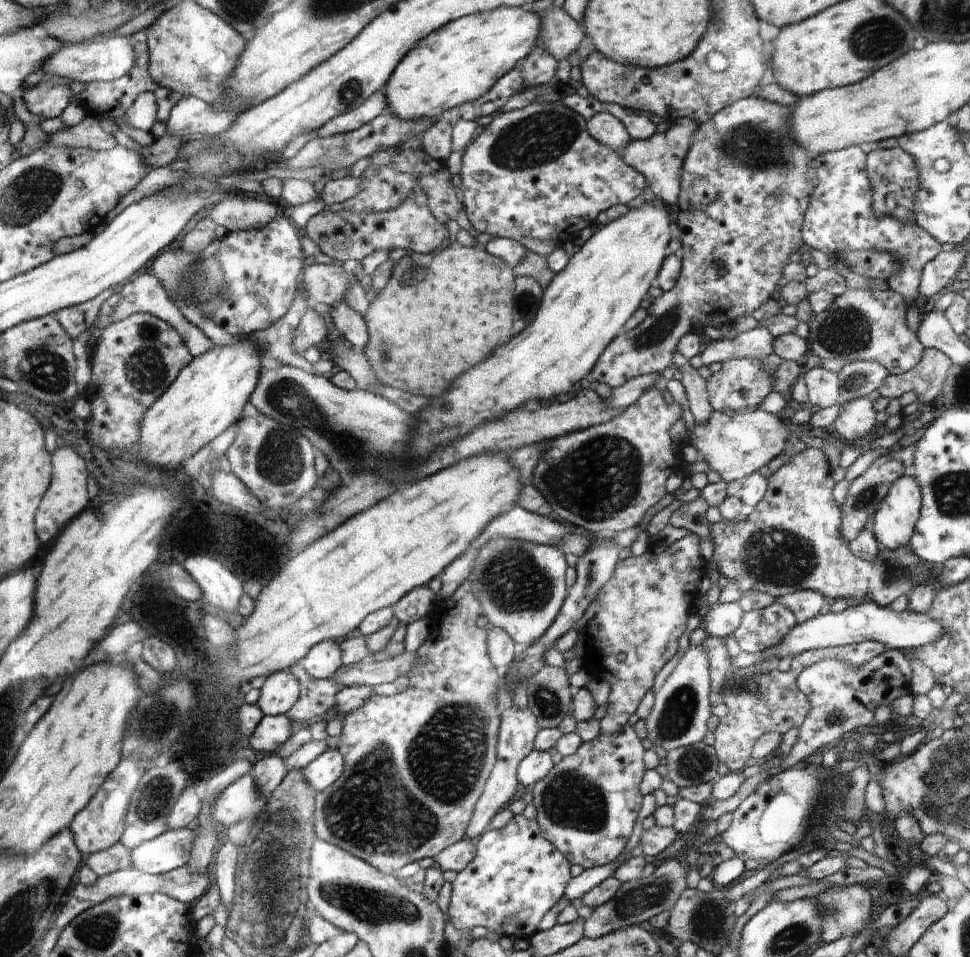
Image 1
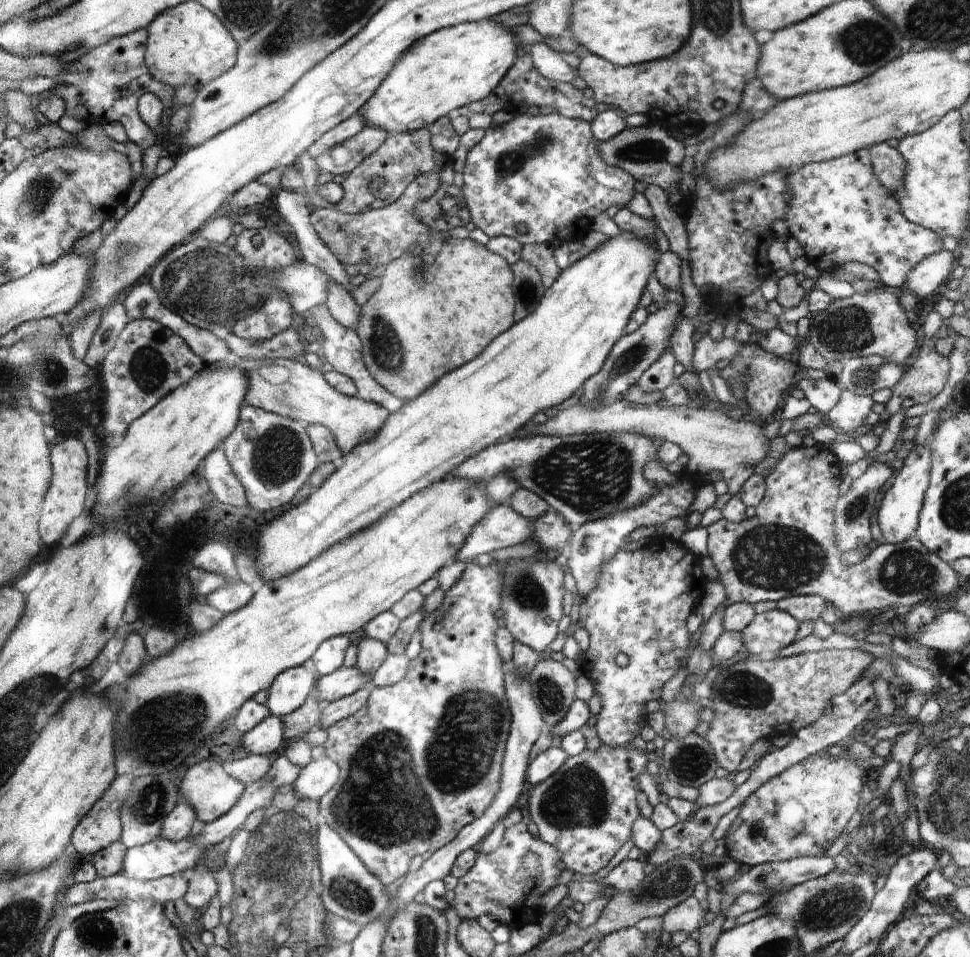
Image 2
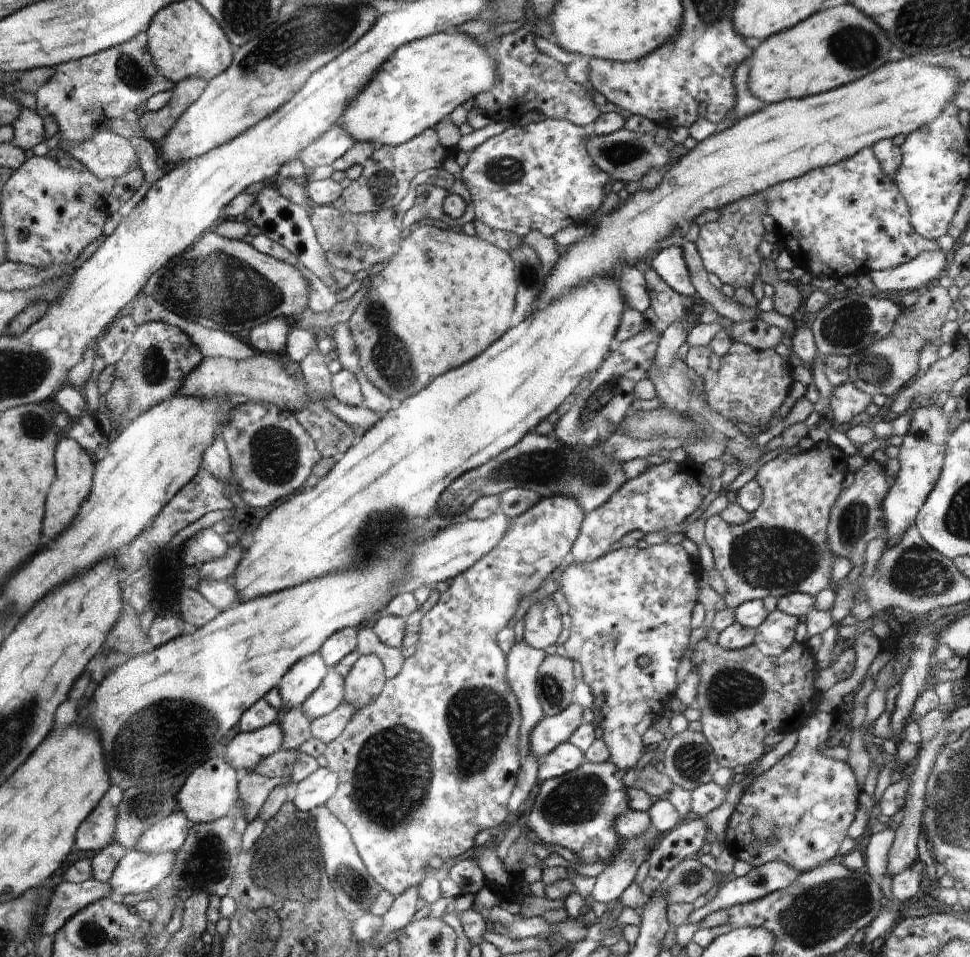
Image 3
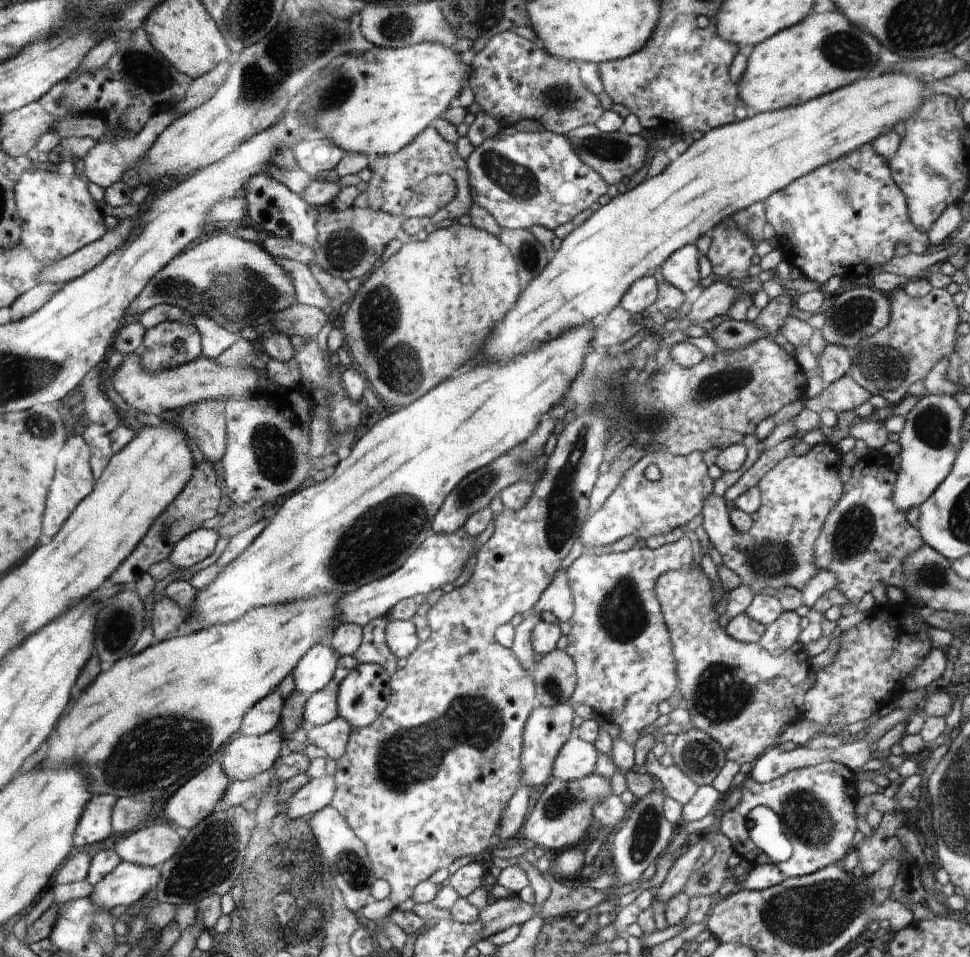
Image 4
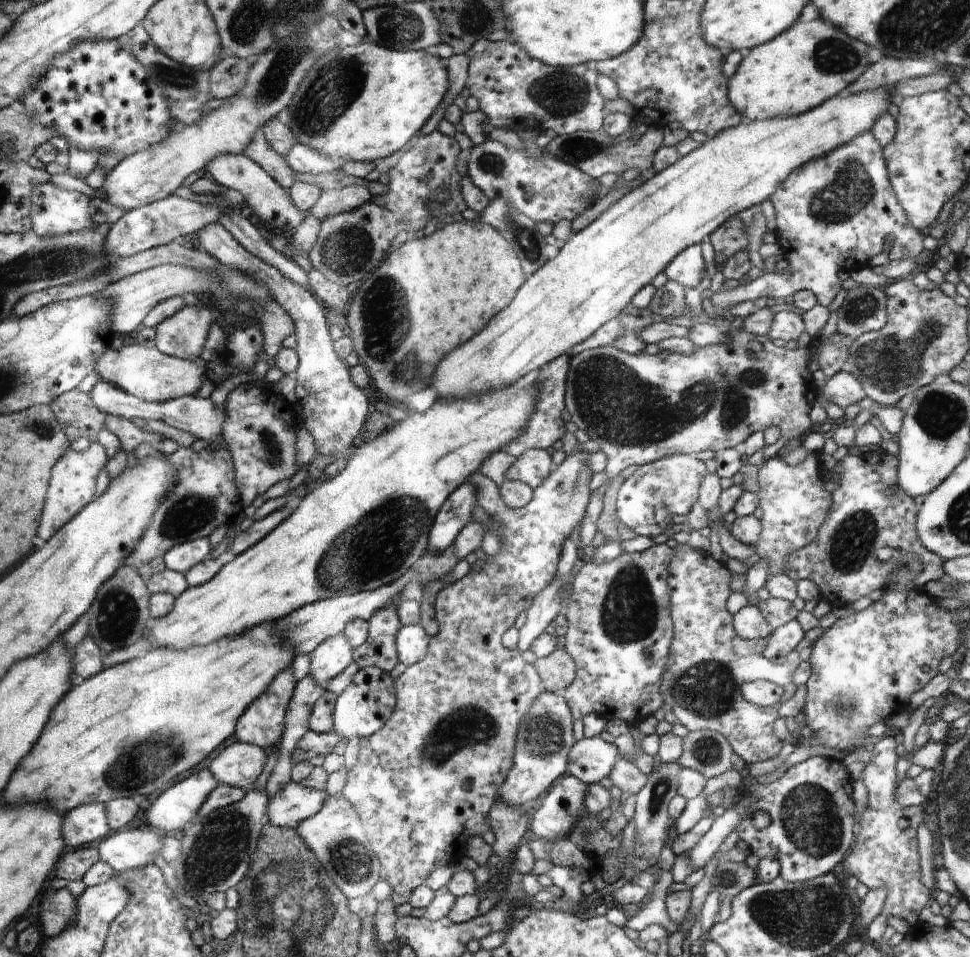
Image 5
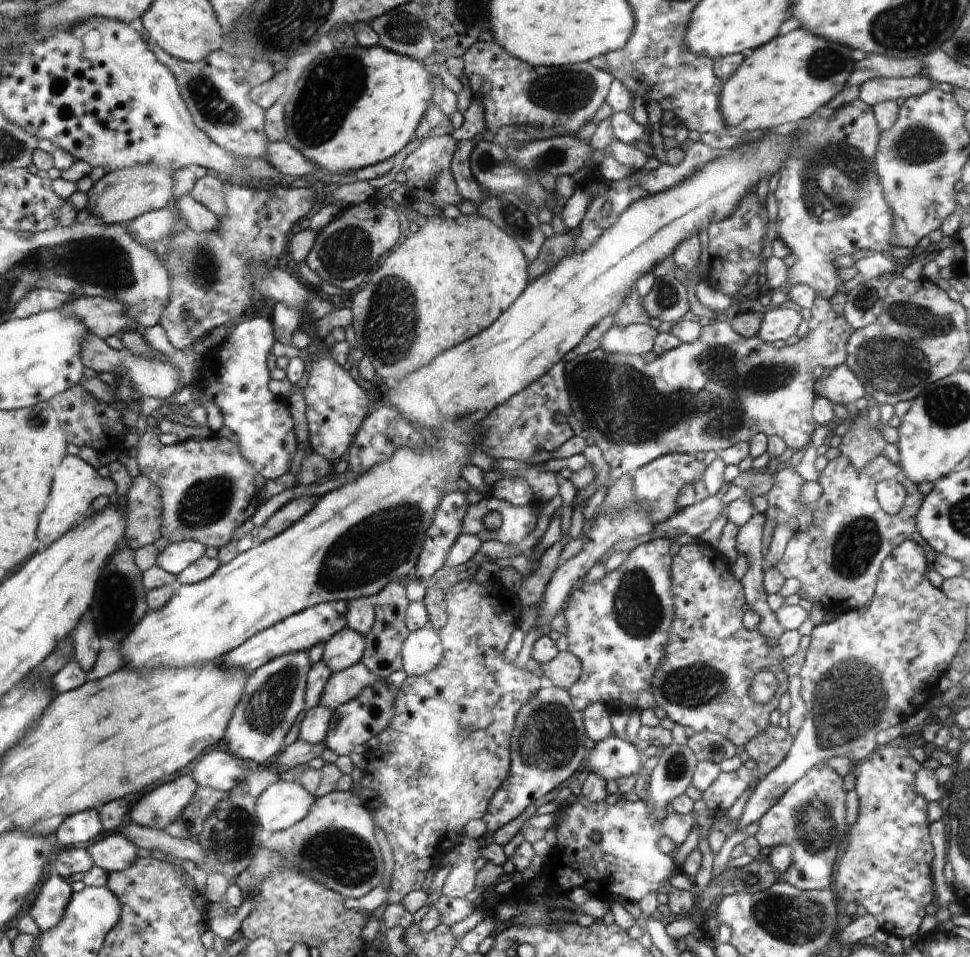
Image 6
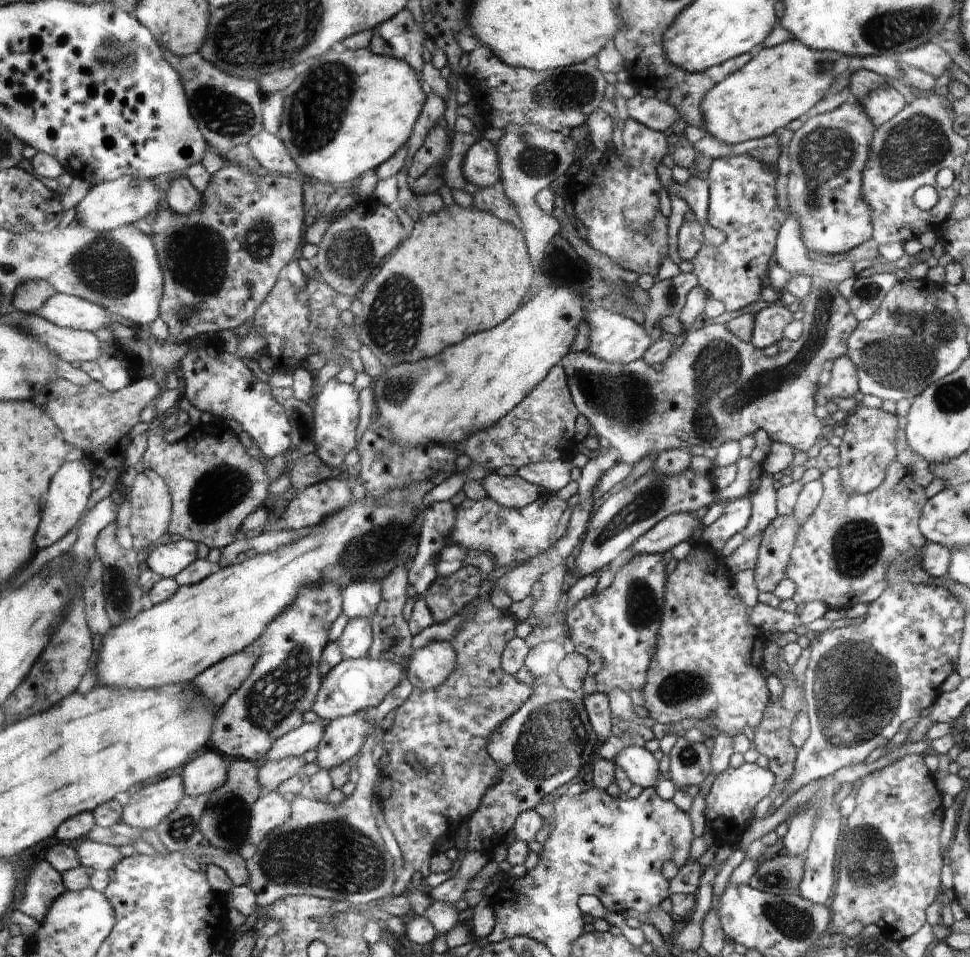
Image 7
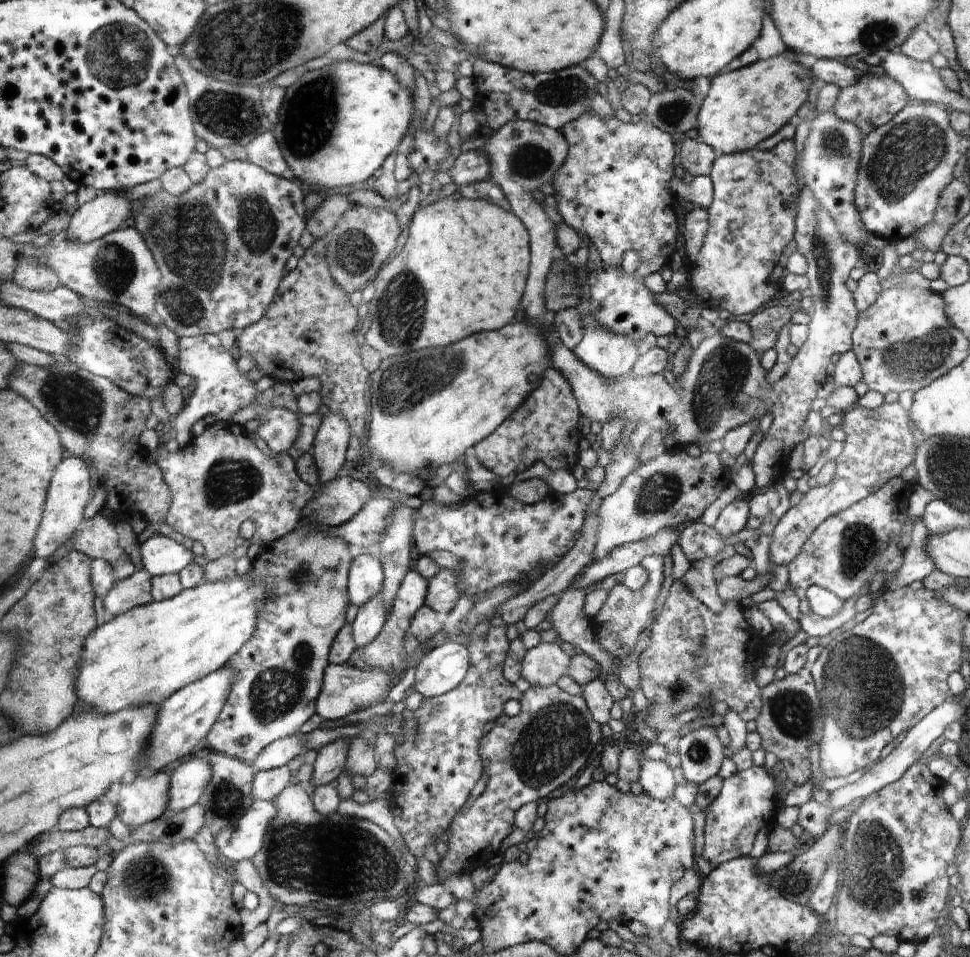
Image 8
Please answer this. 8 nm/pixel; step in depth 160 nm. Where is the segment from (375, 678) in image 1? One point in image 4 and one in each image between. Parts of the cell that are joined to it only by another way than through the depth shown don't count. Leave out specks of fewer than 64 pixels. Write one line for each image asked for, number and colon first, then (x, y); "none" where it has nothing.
2: (344, 681)
3: (329, 694)
4: (321, 708)

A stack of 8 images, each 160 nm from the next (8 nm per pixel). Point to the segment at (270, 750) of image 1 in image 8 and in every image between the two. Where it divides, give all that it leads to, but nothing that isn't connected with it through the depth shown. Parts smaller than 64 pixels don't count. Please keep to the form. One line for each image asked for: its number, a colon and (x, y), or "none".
2: (265, 739)
3: (244, 752)
4: (246, 757)
5: (239, 765)
6: (222, 771)
7: (209, 771)
8: (188, 780)

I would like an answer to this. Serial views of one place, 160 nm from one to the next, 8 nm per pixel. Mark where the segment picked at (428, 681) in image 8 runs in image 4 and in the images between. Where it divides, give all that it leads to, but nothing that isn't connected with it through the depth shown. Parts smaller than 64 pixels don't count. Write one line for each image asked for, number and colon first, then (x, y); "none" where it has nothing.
4: (401, 636)
5: (412, 642)
6: (421, 651)
7: (429, 666)

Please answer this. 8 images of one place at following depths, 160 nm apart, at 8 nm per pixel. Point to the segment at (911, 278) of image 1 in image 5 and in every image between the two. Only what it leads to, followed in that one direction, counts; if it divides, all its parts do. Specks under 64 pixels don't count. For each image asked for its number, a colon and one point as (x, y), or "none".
2: (839, 212)
3: (849, 218)
4: (842, 219)
5: (835, 213)

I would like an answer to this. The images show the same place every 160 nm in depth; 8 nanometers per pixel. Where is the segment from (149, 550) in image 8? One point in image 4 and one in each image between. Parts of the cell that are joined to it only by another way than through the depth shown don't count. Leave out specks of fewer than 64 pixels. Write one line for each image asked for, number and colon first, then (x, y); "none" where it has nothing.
4: (197, 546)
5: (182, 558)
6: (176, 557)
7: (168, 560)

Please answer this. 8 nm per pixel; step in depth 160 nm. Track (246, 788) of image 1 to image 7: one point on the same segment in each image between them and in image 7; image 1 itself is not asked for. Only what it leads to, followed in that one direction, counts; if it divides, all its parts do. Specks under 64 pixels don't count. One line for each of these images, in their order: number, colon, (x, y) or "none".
2: (207, 787)
3: (209, 793)
4: (189, 805)
5: (170, 812)
6: (161, 807)
7: (149, 805)

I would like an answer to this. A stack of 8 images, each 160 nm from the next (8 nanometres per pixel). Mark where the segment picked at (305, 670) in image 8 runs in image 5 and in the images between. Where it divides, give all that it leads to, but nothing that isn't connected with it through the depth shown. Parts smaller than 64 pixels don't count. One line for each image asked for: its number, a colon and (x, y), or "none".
5: (262, 724)
6: (274, 696)
7: (281, 689)

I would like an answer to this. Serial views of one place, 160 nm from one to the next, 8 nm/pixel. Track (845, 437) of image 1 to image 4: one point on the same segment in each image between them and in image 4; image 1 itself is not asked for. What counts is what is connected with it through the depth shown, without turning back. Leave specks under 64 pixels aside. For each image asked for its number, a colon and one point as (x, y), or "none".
2: (850, 410)
3: (847, 401)
4: (843, 394)

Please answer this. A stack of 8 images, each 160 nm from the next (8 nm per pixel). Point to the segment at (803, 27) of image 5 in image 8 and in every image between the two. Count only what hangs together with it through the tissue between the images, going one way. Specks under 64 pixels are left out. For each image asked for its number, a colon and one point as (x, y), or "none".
6: (795, 75)
7: (782, 83)
8: (743, 107)

